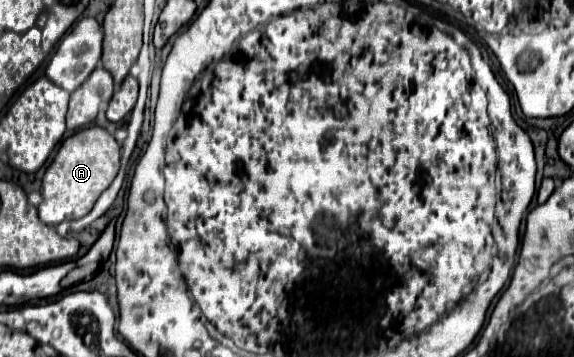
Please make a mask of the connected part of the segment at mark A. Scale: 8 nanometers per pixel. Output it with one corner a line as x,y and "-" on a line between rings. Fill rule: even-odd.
91,126
65,138
43,176
43,202
37,208
39,218
49,226
57,226
63,220
85,216
85,212
91,212
97,196
115,180
117,168
119,144
107,130

